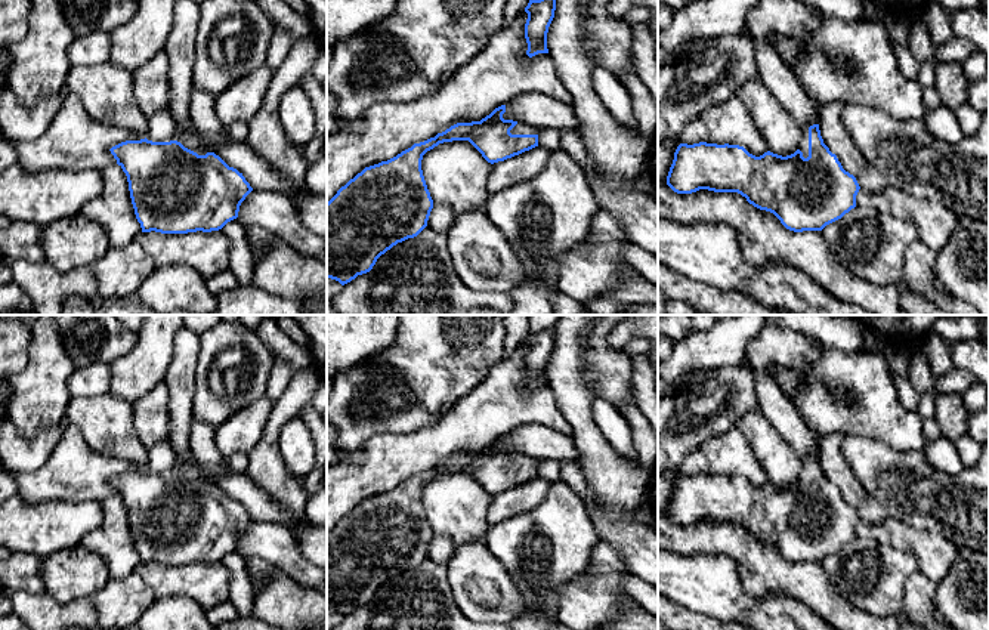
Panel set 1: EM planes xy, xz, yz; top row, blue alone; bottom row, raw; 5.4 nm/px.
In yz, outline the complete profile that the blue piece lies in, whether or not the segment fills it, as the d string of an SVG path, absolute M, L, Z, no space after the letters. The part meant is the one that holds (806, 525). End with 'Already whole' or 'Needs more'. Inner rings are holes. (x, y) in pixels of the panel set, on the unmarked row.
M818 450L803 458L798 481L786 488L770 482L760 488L739 476L699 473L680 475L667 507L667 516L677 525L699 521L738 524L750 535L773 544L781 555L794 563L822 562L856 538L860 521L856 509L846 503L837 487L823 475Z. Needs more

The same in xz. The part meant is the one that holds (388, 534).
M506 436L495 439L480 453L457 454L435 469L414 475L396 488L365 498L327 534L327 609L341 617L373 600L377 590L398 574L417 568L426 558L433 540L421 491L443 473L469 472L482 488L494 495L538 478L540 461L504 451Z. Needs more

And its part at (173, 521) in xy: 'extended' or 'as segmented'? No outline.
extended

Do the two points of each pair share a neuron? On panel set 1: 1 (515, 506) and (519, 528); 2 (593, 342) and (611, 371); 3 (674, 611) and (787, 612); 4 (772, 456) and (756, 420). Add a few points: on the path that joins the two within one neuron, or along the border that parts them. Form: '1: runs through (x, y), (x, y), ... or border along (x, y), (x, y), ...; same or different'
1: border along (546, 497), (522, 513), (490, 524); different
2: runs through (596, 349), (603, 364); same
3: border along (673, 601), (704, 614); different
4: runs through (769, 447), (757, 429); same

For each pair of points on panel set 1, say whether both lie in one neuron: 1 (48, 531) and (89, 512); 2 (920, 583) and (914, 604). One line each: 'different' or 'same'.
1: same
2: same

